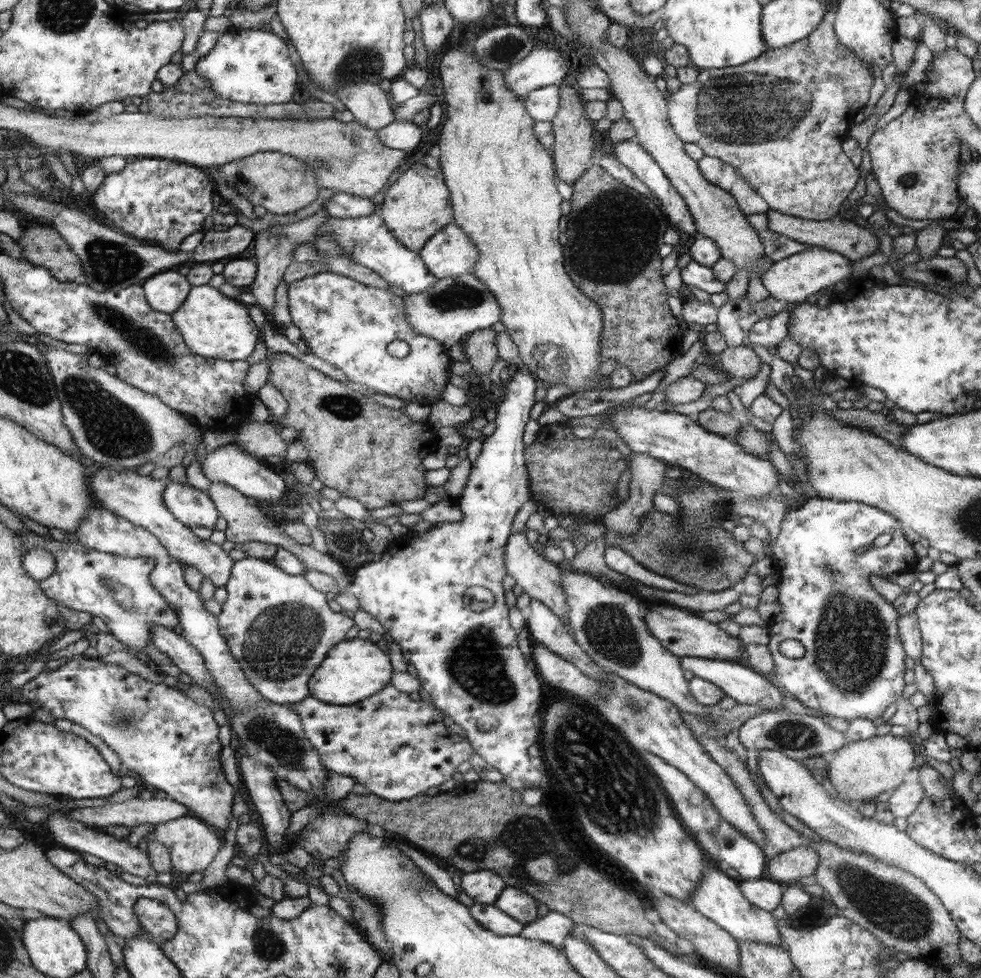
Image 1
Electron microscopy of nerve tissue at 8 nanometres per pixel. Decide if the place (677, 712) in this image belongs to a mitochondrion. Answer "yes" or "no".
no

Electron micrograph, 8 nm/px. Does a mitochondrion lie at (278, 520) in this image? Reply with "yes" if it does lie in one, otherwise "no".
no

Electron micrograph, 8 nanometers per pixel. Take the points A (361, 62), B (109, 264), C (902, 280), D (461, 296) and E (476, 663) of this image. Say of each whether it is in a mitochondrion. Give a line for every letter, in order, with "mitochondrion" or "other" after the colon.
A: mitochondrion
B: mitochondrion
C: other
D: mitochondrion
E: mitochondrion

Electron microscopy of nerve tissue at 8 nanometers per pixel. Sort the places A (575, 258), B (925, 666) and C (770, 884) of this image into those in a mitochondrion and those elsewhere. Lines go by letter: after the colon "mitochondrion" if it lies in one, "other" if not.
A: other
B: other
C: other

